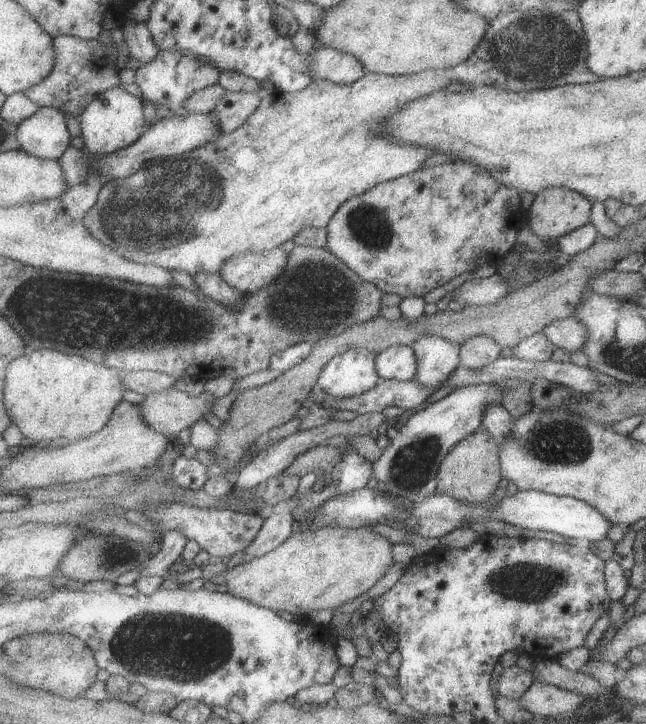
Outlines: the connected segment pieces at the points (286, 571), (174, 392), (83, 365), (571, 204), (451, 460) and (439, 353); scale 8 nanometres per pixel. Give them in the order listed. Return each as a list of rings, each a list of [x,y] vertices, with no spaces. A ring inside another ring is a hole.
[[[330,526],[317,532],[301,530],[294,532],[281,546],[265,556],[255,558],[247,564],[241,562],[231,570],[225,571],[223,575],[226,576],[229,593],[233,596],[273,609],[276,613],[289,612],[304,619],[310,612],[335,611],[341,604],[351,602],[367,590],[371,590],[395,563],[393,545],[395,544],[389,542],[385,536],[375,532],[373,527],[355,530]]]
[[[169,388],[163,392],[145,394],[137,406],[141,406],[143,420],[151,428],[175,439],[181,430],[191,429],[193,424],[197,424],[211,412],[223,416],[214,411],[215,400],[217,398],[209,391],[203,390],[200,395],[191,396],[181,388]]]
[[[37,350],[15,360],[15,364],[11,364],[9,368],[6,382],[6,407],[14,424],[21,430],[25,443],[44,445],[49,441],[78,441],[103,430],[127,392],[115,368],[95,364],[91,360],[85,360],[83,356],[67,356],[57,350]]]
[[[547,188],[535,196],[527,224],[537,238],[555,241],[589,222],[589,201],[567,188]]]
[[[482,427],[481,430],[470,434],[467,438],[463,438],[455,448],[450,450],[445,457],[445,460],[443,460],[441,470],[438,474],[438,492],[449,494],[449,496],[453,496],[457,498],[457,500],[467,500],[467,504],[475,504],[475,502],[487,502],[487,500],[491,500],[493,494],[497,492],[501,480],[505,480],[503,478],[502,457],[499,456],[501,445],[499,440],[497,440],[497,438],[484,427]]]
[[[427,334],[413,342],[419,370],[414,380],[425,388],[439,388],[462,364],[460,347],[443,336]]]

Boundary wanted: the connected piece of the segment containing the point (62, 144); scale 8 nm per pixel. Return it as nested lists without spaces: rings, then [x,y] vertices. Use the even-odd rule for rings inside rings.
[[[42,107],[37,114],[24,120],[17,129],[21,149],[43,159],[57,159],[71,146],[64,110]]]

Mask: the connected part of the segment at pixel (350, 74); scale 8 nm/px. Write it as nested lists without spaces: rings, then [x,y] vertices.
[[[316,45],[311,56],[311,76],[314,80],[330,80],[335,84],[351,84],[361,80],[367,70],[362,60],[336,48]]]

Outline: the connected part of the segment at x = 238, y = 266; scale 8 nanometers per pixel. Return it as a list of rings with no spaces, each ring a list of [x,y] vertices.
[[[280,247],[263,252],[249,251],[227,260],[220,275],[233,288],[253,294],[273,284],[285,272],[287,264],[289,253]]]

